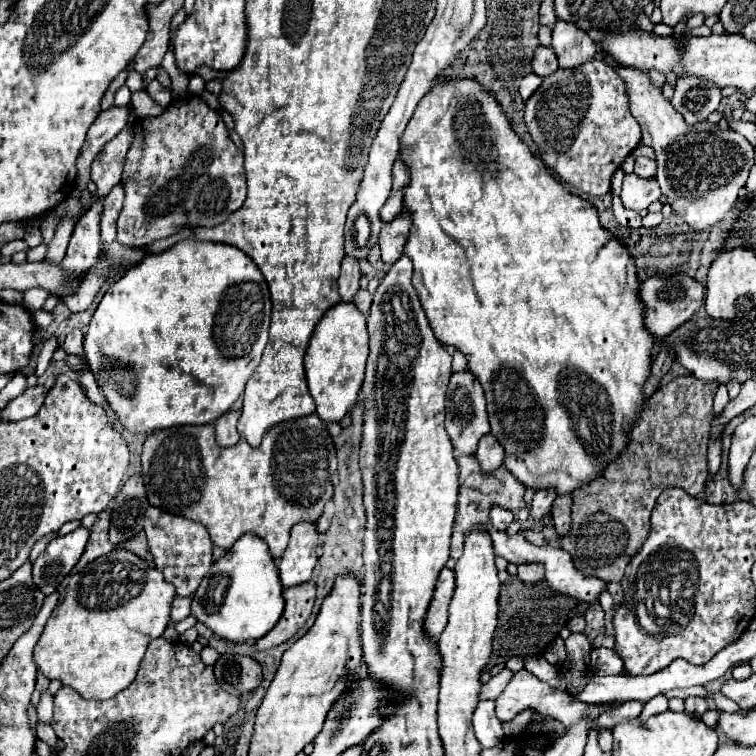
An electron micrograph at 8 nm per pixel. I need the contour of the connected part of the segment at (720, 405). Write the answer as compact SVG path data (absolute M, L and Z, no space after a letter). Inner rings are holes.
M718 386L718 392L716 392L716 398L714 398L714 418L720 416L724 412L724 406L728 404L728 392L726 392L726 386Z

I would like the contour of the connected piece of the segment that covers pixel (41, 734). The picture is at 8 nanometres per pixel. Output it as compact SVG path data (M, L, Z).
M36 722L36 736L40 738L40 740L44 740L48 746L56 746L56 742L58 742L58 738L56 738L56 734L54 734L54 730L52 730L52 726L50 724L44 724L44 722Z

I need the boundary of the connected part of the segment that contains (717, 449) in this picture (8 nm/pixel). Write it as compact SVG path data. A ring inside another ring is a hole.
M710 438L710 442L708 442L708 476L714 476L718 472L720 454L722 454L720 438Z

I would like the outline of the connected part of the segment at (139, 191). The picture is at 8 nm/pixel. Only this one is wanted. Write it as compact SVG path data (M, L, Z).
M202 98L174 100L158 118L138 118L134 122L134 140L128 150L126 168L122 174L124 206L118 216L118 242L126 246L148 246L154 240L168 238L182 228L218 226L232 212L242 208L246 200L244 156L228 136L222 116L212 110Z

